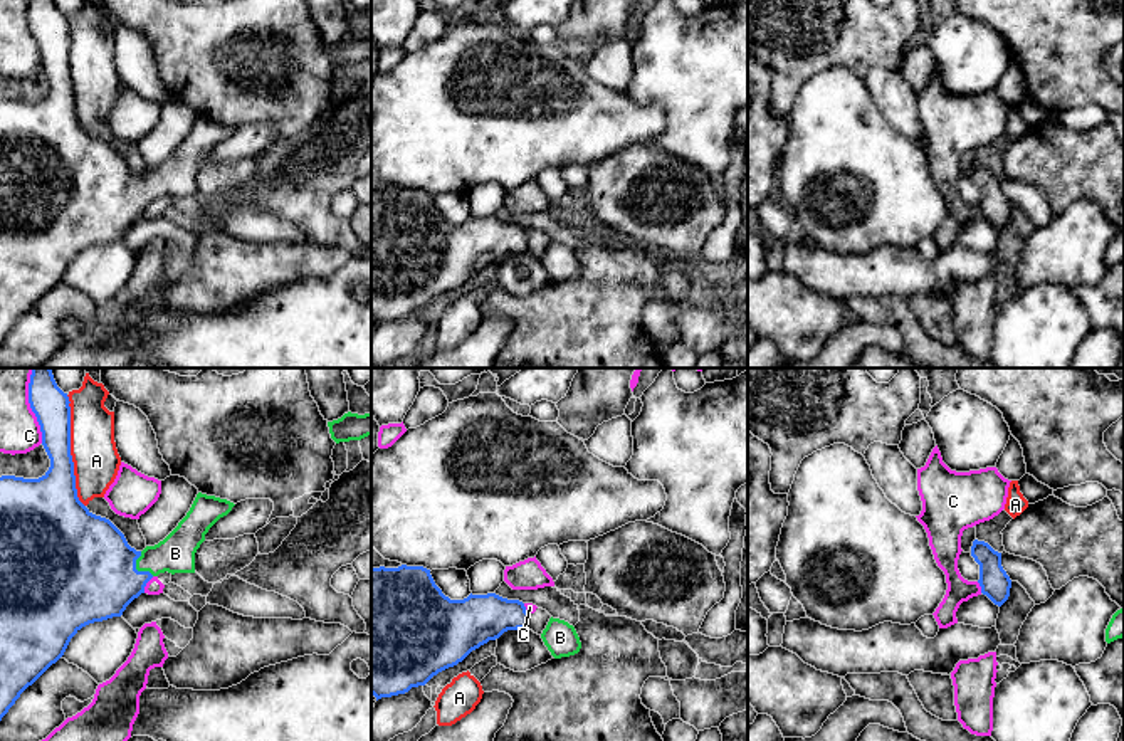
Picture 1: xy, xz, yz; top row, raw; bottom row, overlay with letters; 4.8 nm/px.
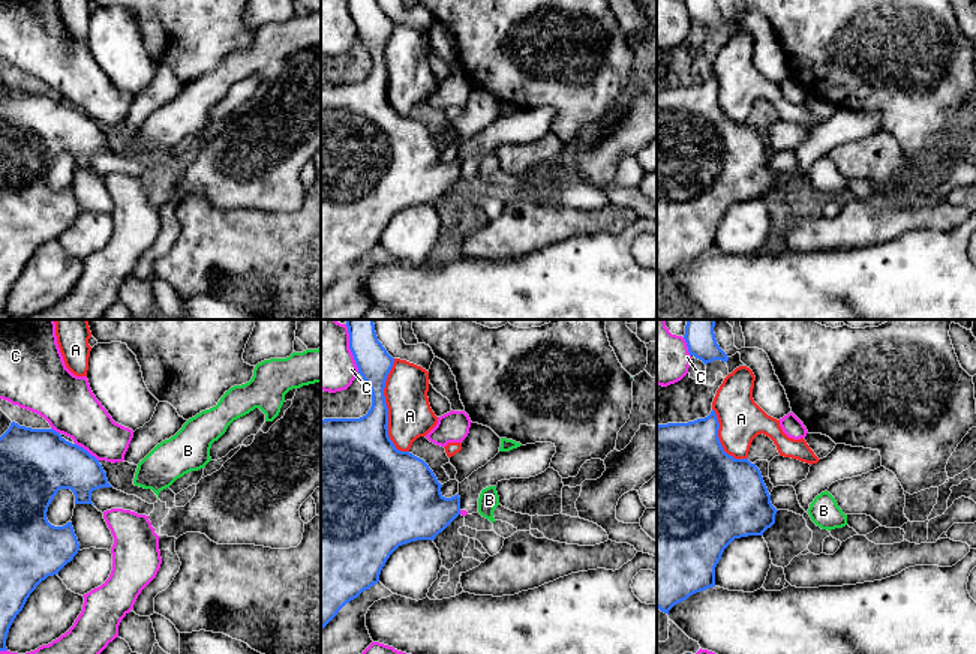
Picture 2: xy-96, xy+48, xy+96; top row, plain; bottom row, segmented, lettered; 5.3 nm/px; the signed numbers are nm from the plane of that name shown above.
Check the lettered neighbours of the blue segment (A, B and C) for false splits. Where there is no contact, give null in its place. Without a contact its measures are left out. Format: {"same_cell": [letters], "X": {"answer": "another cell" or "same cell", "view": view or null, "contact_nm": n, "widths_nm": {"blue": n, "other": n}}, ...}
{"same_cell": ["B"], "A": {"answer": "another cell", "view": "xy", "contact_nm": 550, "widths_nm": {"blue": 240, "other": 220}}, "B": {"answer": "same cell", "view": "xy", "contact_nm": 140, "widths_nm": {"blue": 500, "other": 180}}, "C": {"answer": "another cell", "view": "xy", "contact_nm": 360, "widths_nm": {"blue": 180, "other": 190}}}

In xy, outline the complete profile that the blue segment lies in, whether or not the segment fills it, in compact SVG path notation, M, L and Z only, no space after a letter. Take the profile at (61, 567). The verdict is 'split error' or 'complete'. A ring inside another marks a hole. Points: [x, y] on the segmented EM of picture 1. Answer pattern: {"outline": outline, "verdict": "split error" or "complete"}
{"outline": "M32 368L29 403L40 425L50 467L39 479L0 477L0 721L20 694L64 655L71 639L82 627L121 617L160 573L195 573L195 553L205 534L235 506L227 499L198 492L186 516L163 541L136 551L109 519L92 514L77 497L71 455L71 402L57 386L50 368Z", "verdict": "split error"}

